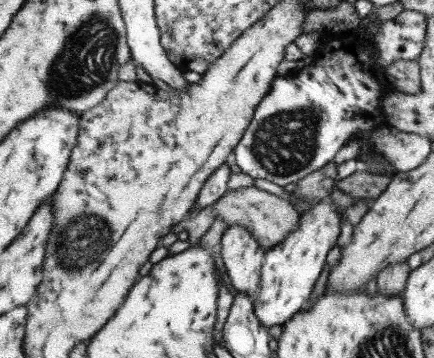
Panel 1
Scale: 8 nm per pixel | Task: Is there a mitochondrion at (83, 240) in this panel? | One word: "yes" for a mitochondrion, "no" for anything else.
yes

